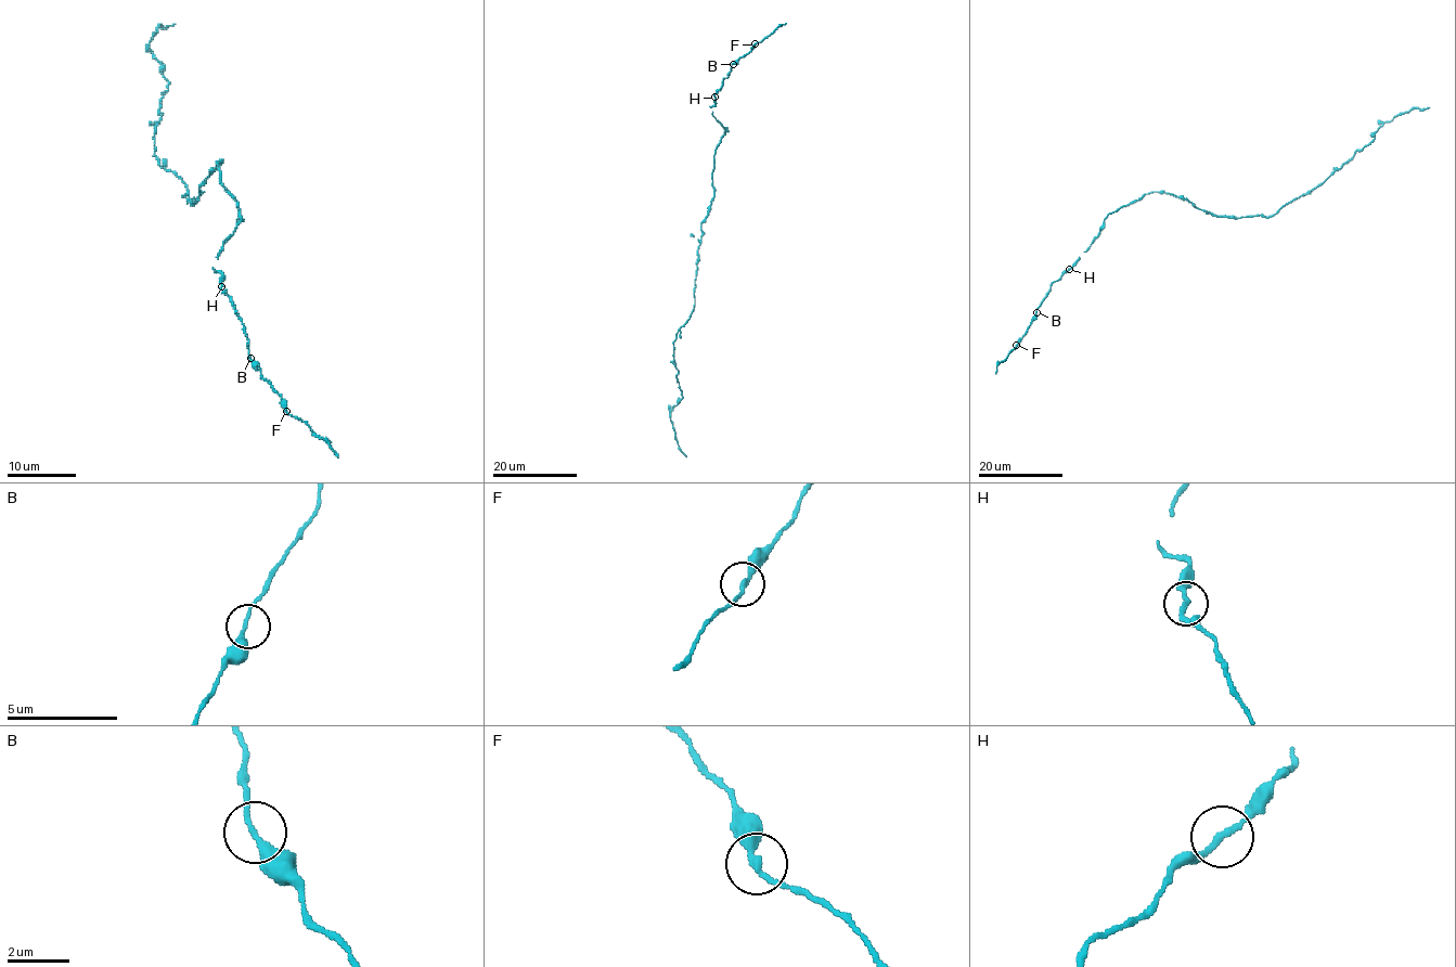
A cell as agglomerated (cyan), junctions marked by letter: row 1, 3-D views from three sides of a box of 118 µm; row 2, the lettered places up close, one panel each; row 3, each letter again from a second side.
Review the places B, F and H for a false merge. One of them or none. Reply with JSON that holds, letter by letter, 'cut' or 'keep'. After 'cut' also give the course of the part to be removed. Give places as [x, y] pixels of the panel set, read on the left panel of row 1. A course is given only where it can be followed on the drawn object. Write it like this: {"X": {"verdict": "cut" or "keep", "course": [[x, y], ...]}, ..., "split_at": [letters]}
{"B": {"verdict": "keep"}, "F": {"verdict": "keep"}, "H": {"verdict": "keep"}, "split_at": []}

